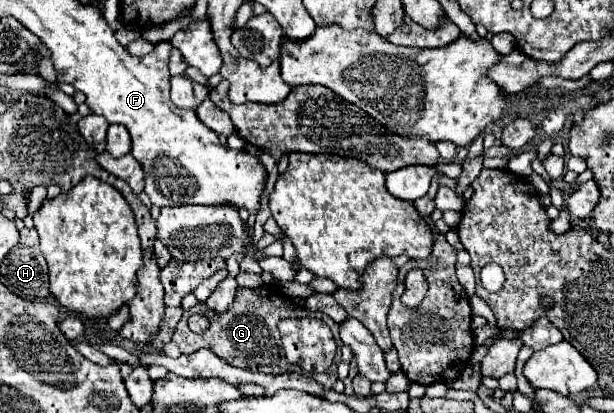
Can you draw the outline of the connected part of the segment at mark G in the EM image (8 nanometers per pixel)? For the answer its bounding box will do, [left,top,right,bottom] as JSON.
[172,286,314,374]

